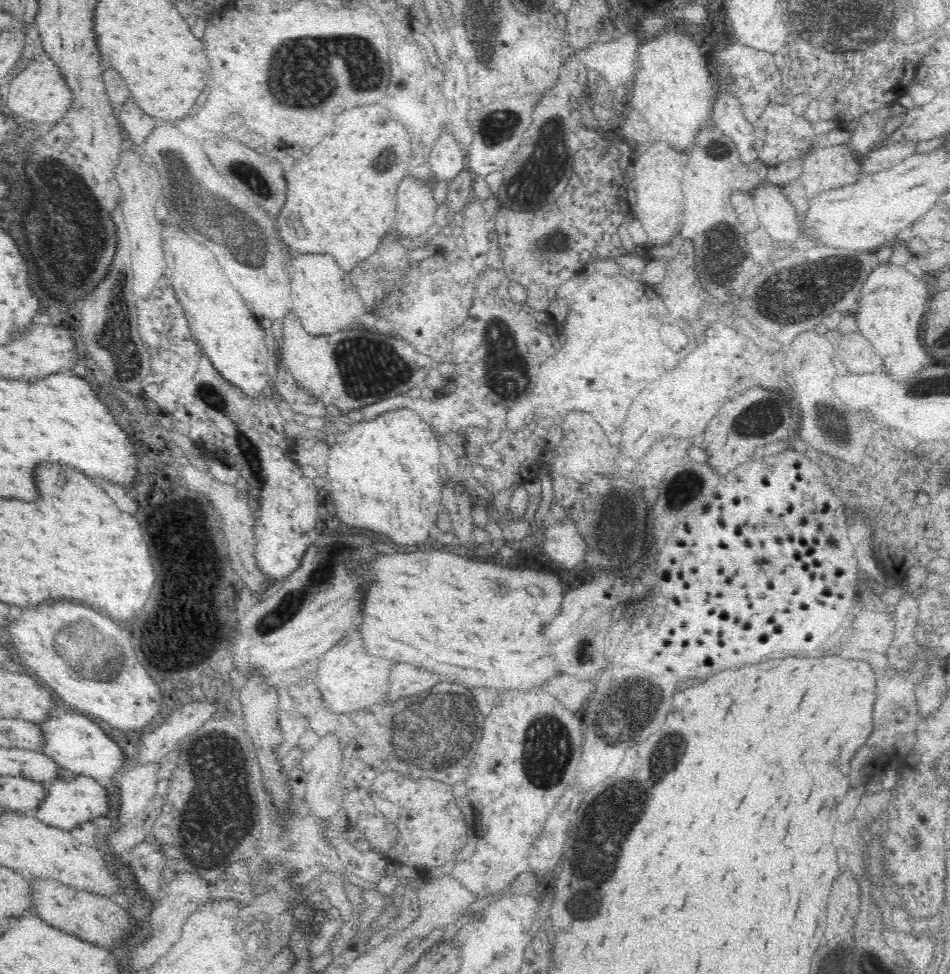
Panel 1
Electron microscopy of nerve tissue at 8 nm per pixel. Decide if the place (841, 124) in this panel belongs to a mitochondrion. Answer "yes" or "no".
no

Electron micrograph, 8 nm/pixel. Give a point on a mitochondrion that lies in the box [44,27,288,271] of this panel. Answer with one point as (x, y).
(72, 189)

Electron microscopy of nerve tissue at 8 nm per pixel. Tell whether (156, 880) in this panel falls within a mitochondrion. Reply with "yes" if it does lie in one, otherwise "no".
no

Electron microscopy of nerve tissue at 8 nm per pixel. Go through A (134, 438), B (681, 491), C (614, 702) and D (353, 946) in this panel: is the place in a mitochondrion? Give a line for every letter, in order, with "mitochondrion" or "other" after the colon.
A: other
B: mitochondrion
C: mitochondrion
D: other

